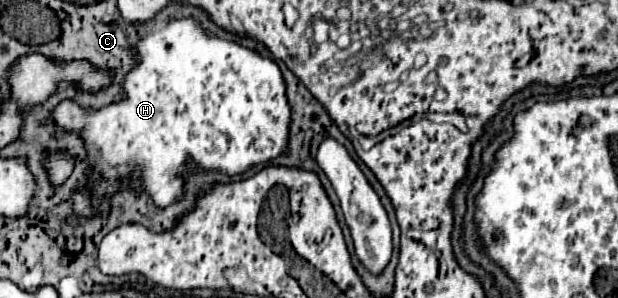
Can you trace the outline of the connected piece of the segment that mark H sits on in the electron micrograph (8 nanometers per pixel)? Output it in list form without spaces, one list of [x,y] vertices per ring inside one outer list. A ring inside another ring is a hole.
[[[192,19],[172,21],[164,29],[150,33],[138,41],[138,53],[142,55],[142,63],[124,83],[128,95],[124,101],[92,113],[80,109],[72,101],[64,101],[52,111],[58,125],[74,129],[86,139],[96,167],[104,173],[104,183],[96,187],[94,199],[90,199],[86,191],[74,195],[76,215],[106,215],[108,195],[118,187],[118,175],[132,175],[138,189],[148,191],[158,207],[166,207],[182,193],[182,181],[178,175],[188,155],[202,169],[220,169],[228,175],[236,175],[244,173],[254,163],[266,163],[286,151],[290,107],[286,101],[282,73],[272,59],[266,59],[234,41],[208,37]],[[102,195],[106,195],[104,201],[100,201]]]

